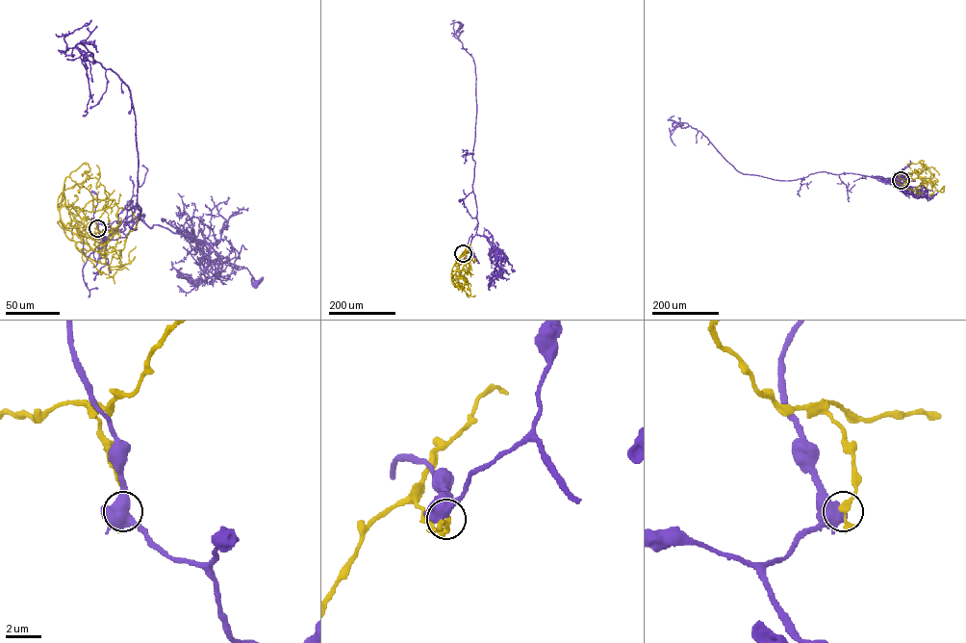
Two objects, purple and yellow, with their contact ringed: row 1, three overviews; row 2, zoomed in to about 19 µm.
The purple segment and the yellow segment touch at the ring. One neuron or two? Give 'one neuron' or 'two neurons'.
two neurons

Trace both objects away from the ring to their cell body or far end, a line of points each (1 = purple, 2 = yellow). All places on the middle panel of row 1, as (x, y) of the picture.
1: (463, 253), (475, 235), (482, 236), (503, 254), (512, 265), (512, 270)
2: (463, 253), (453, 267), (452, 278), (456, 271), (461, 272), (460, 261), (457, 263)

